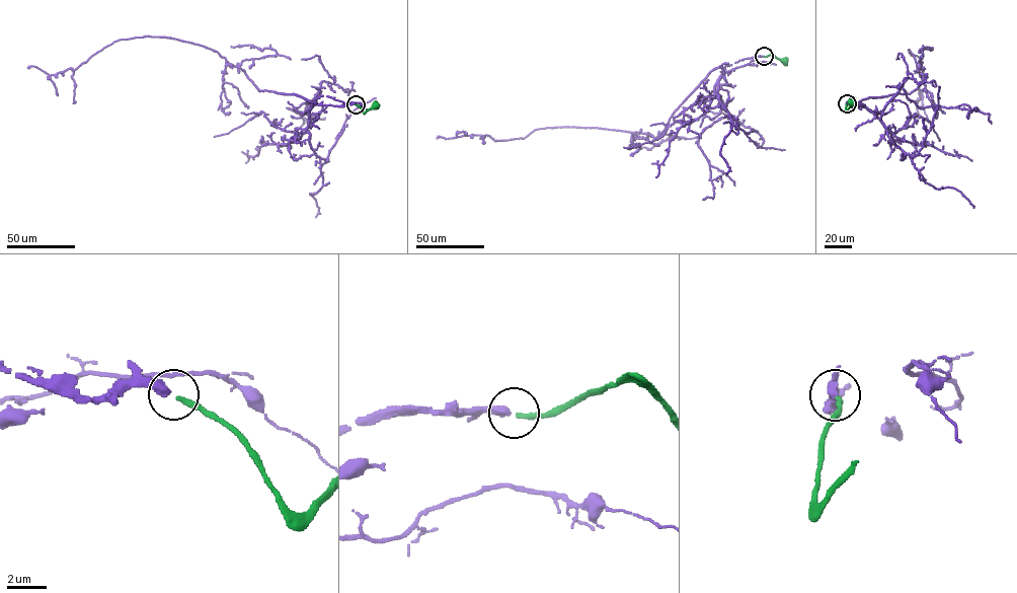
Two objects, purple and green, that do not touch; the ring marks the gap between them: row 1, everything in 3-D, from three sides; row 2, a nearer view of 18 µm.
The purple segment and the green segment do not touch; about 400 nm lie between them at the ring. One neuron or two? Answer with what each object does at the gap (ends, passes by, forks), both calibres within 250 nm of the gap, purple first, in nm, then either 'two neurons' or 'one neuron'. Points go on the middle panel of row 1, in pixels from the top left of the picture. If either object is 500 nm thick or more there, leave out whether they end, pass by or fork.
purple ends there; green ends there; 440 nm thick on the purple side, 260 nm on the other; one neuron

